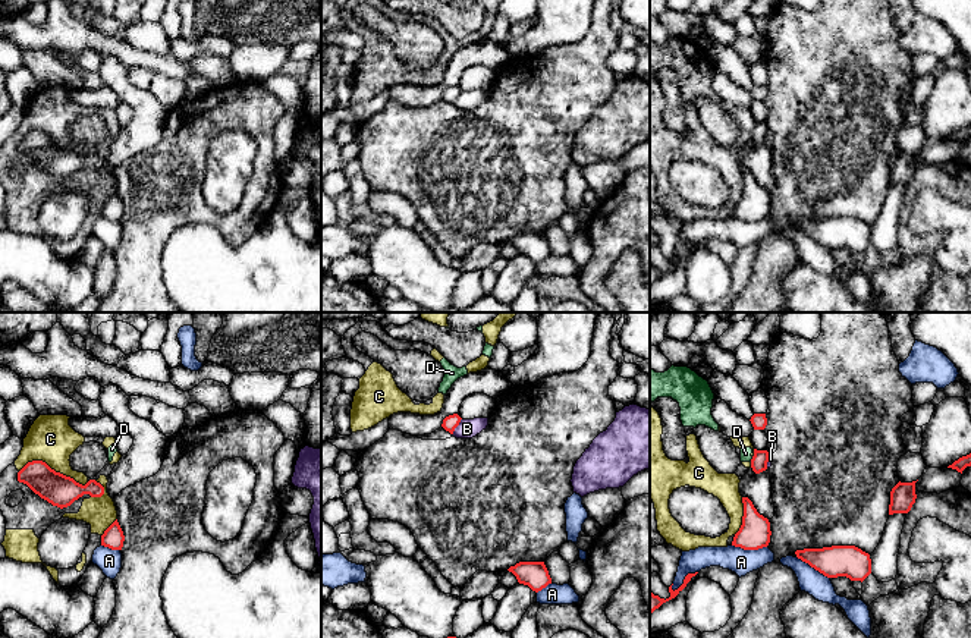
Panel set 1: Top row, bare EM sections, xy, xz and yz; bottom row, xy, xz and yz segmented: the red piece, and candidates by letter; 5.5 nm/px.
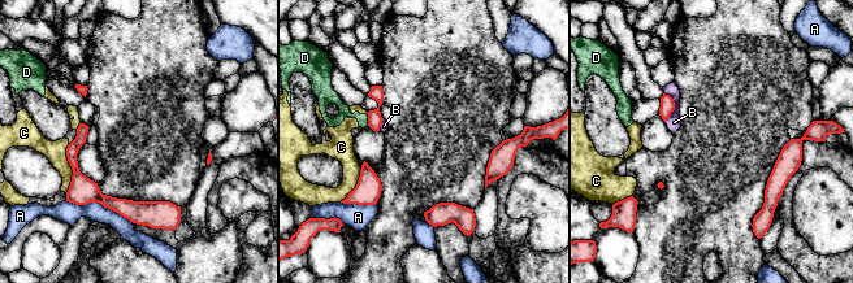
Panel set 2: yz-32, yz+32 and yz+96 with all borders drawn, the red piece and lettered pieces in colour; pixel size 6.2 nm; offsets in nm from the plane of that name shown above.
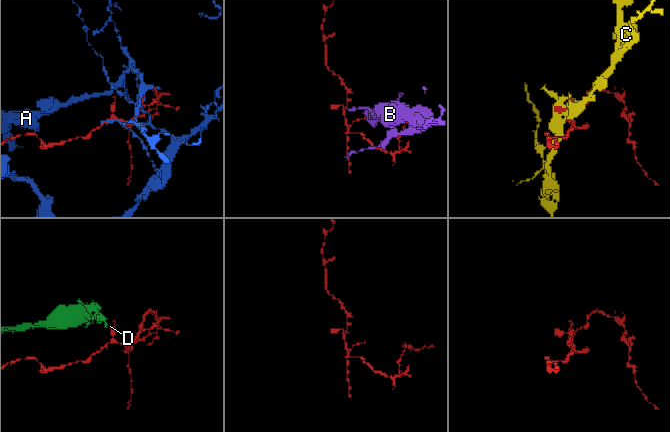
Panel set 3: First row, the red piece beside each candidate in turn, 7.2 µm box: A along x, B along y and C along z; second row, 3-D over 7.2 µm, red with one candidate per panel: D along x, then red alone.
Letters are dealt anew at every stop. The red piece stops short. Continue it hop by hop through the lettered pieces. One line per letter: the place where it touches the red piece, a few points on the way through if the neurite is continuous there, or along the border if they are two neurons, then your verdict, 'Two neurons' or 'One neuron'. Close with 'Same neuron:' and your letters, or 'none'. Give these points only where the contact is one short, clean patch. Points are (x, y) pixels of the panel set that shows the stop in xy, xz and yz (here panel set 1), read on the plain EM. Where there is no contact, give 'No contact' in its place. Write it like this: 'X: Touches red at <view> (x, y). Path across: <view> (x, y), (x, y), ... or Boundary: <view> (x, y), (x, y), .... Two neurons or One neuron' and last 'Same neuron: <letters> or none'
A: Touches red at yz (684, 251). Two neurons
B: Touches red at xz (456, 97). Boundary: xz (461, 90), (452, 106). Two neurons
C: Touches red at xy (53, 141). Two neurons
D: Touches red at yz (751, 131). Boundary: yz (753, 128), (750, 132). Two neurons
Same neuron: none

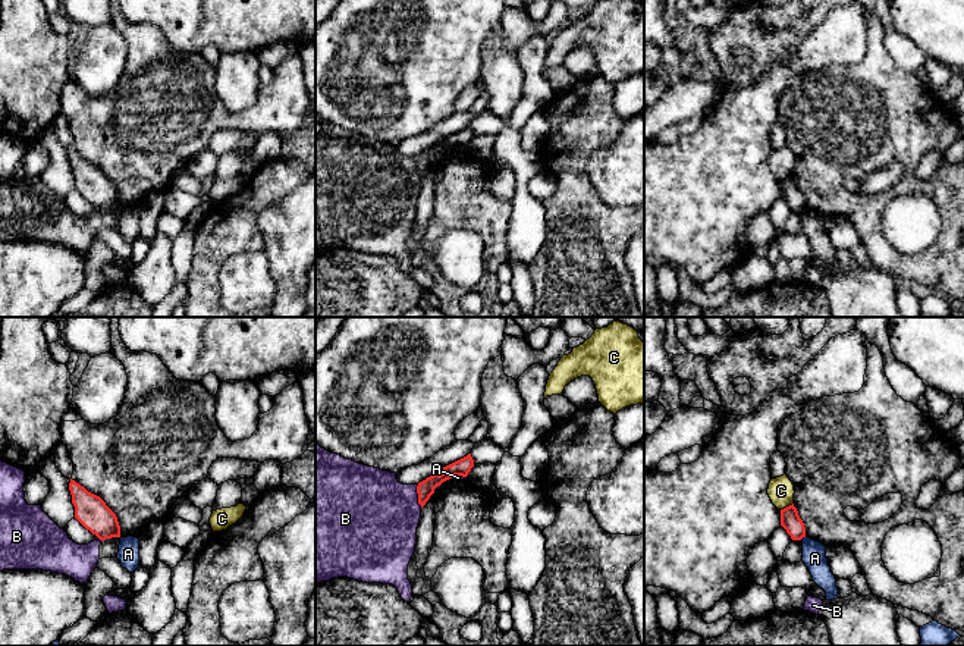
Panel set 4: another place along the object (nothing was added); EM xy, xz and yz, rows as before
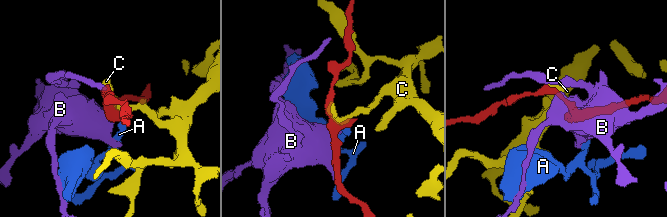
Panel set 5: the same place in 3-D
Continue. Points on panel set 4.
A: Touches red at yz (801, 209). Boundary: yz (804, 207), (800, 210). Two neurons
B: Touches red at xz (418, 168). Two neurons
C: Touches red at yz (787, 178). Two neurons
Same neuron: none

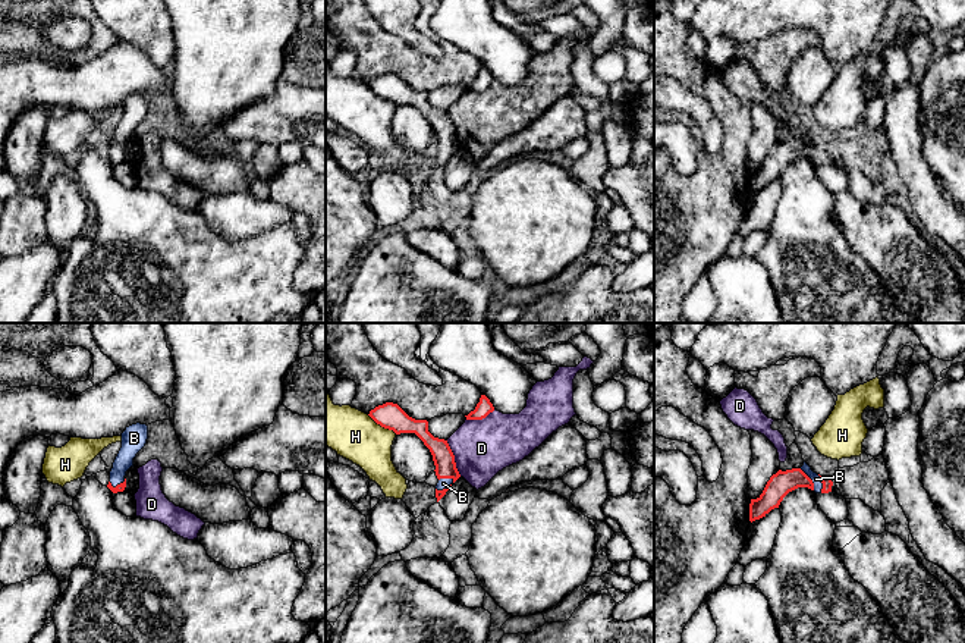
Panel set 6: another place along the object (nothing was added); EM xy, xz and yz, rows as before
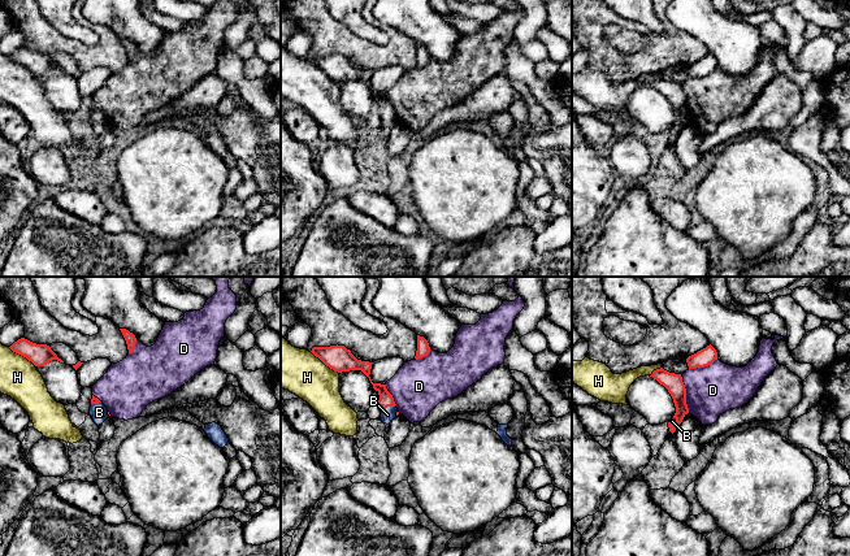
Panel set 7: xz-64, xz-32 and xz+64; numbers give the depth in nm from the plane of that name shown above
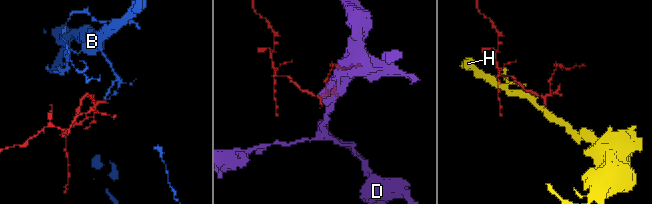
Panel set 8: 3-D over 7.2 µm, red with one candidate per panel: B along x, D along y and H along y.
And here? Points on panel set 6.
B: Touches red at xz (446, 159). Path across: xz (443, 129), (452, 150), (446, 159), (443, 154). One neuron
D: Touches red at xz (453, 129). Two neurons
H: Touches red at xz (382, 97). Two neurons
Same neuron: B

